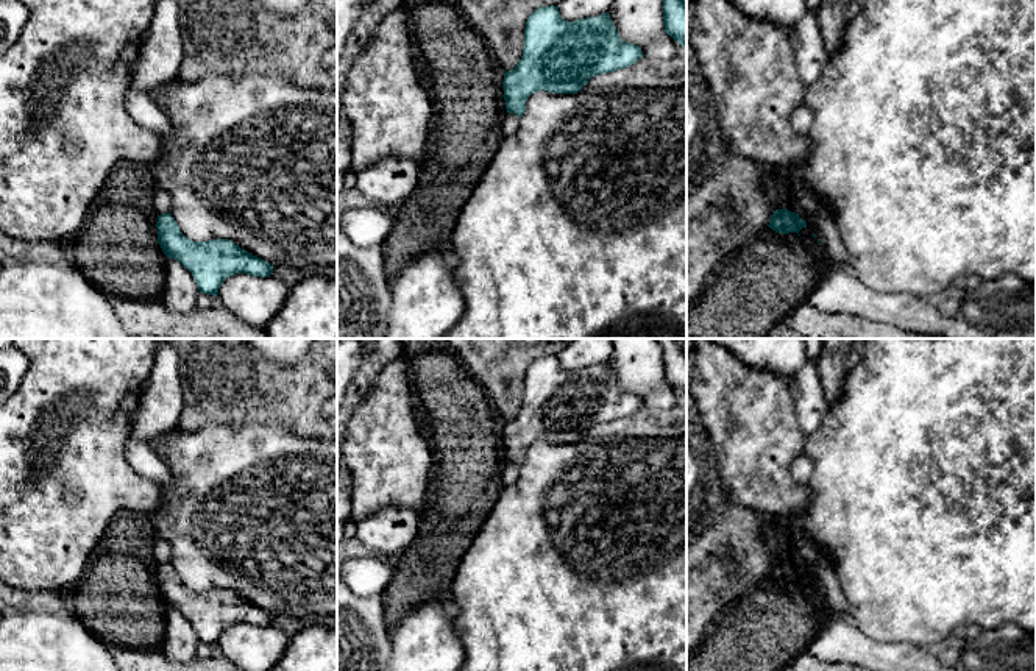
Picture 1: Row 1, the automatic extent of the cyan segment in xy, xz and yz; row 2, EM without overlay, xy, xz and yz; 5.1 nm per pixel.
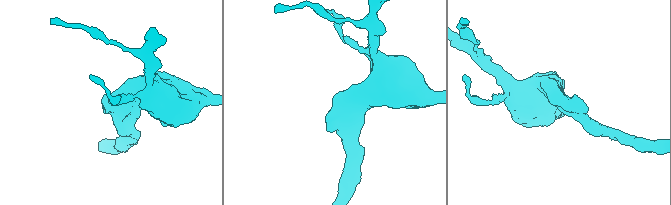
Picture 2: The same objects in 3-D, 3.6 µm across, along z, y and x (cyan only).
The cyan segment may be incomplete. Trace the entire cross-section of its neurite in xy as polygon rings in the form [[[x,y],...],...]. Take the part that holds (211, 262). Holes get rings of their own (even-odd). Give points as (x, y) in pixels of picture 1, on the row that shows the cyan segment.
[[[170,212],[158,215],[156,228],[164,254],[192,273],[200,293],[217,296],[223,281],[237,273],[261,278],[273,275],[273,265],[228,239],[208,242],[187,239]]]

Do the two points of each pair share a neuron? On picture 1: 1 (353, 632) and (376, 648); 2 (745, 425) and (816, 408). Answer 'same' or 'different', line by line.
1: same
2: different

